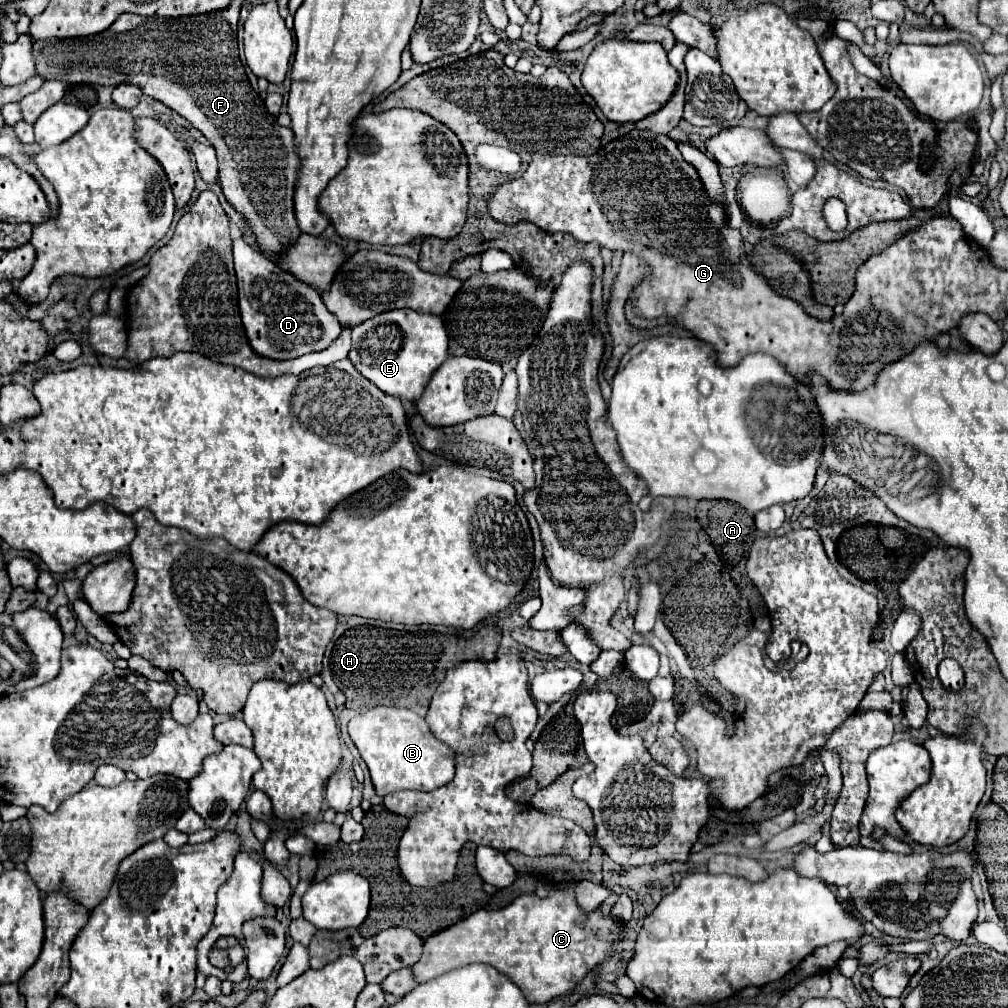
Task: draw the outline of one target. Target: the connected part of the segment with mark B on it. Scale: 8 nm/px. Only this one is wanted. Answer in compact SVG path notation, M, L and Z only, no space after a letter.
M387 706L371 708L365 714L359 714L359 716L351 718L349 736L355 742L355 746L359 748L361 758L365 760L365 764L371 772L375 792L381 798L391 794L391 792L397 792L397 790L435 790L435 788L441 788L441 786L449 784L455 776L453 750L447 744L439 742L431 734L431 730L427 728L427 722L407 708L387 708Z

